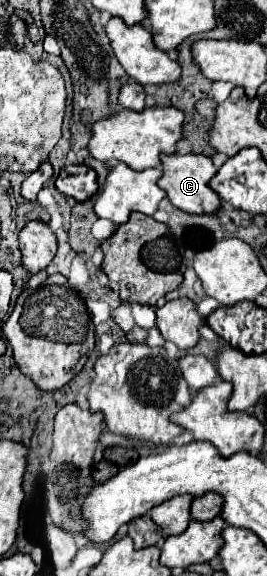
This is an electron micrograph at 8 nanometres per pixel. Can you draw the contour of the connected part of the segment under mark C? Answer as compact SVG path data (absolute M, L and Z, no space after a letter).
M172 154L172 156L162 156L162 166L164 174L158 180L158 186L168 194L168 200L180 208L186 214L216 214L220 210L220 198L218 194L210 188L210 180L216 176L218 168L212 164L210 158L198 156L198 154Z

